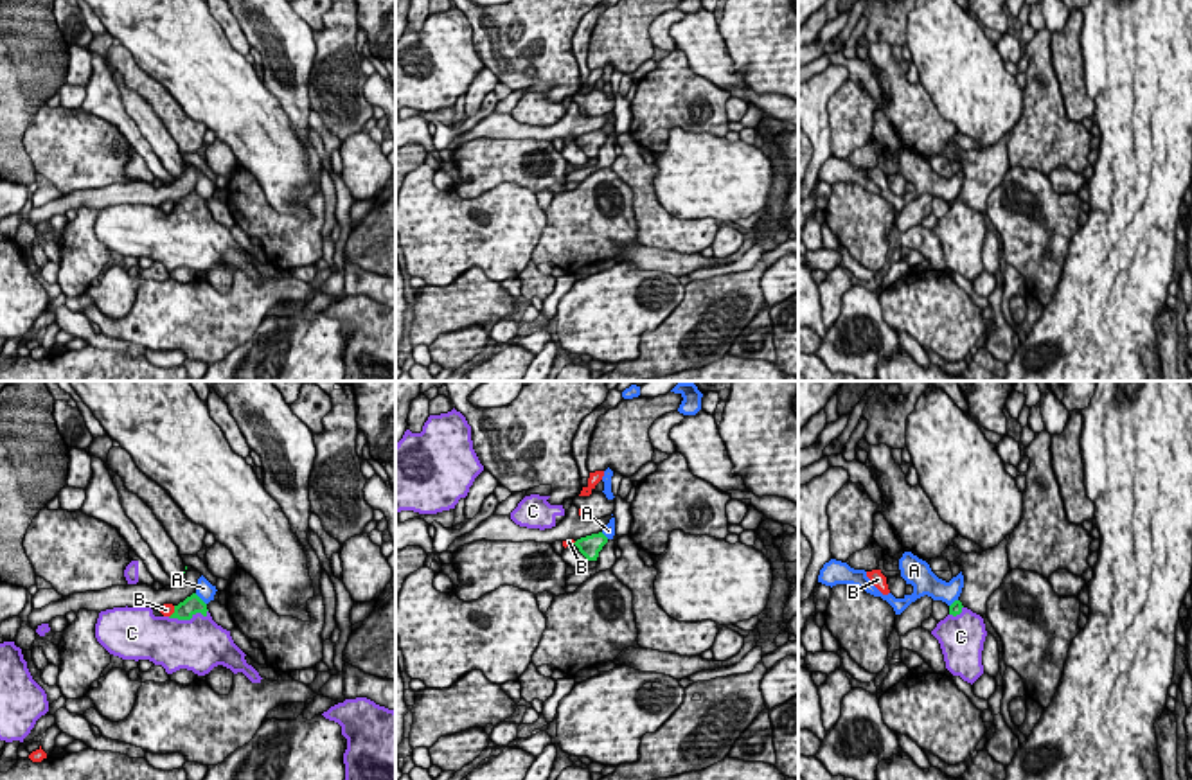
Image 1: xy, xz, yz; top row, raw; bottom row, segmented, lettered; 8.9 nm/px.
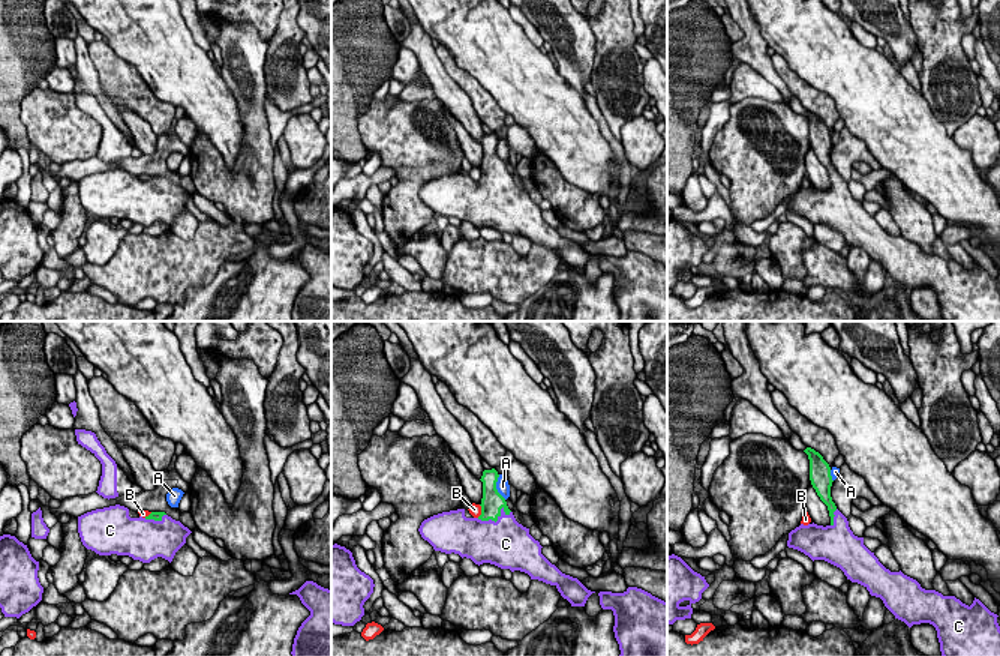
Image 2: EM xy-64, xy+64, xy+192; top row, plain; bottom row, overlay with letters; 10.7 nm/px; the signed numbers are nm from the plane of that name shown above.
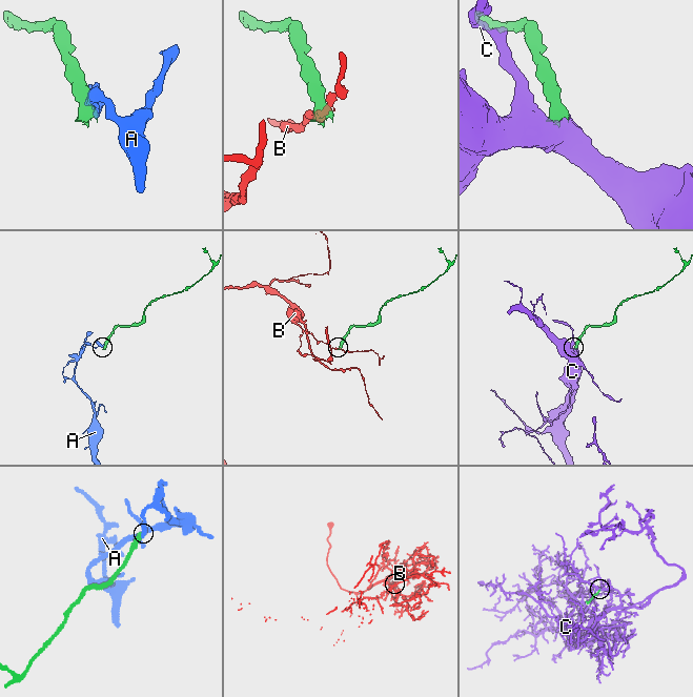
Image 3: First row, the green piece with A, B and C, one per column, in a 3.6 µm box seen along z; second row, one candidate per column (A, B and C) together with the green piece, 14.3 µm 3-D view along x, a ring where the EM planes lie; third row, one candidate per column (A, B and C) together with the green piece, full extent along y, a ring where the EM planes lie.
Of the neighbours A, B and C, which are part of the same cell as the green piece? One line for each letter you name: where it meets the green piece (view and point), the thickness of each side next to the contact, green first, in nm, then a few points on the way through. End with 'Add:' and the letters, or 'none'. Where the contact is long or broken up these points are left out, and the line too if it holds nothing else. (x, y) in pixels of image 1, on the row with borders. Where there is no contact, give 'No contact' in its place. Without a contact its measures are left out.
C: Touches green at xy (187, 619). Thickness 170 nm (green) against 480 nm
Add: C

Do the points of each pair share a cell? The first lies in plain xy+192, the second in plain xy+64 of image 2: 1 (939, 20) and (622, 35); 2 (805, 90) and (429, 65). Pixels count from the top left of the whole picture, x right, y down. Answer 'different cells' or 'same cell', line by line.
1: same cell
2: different cells

